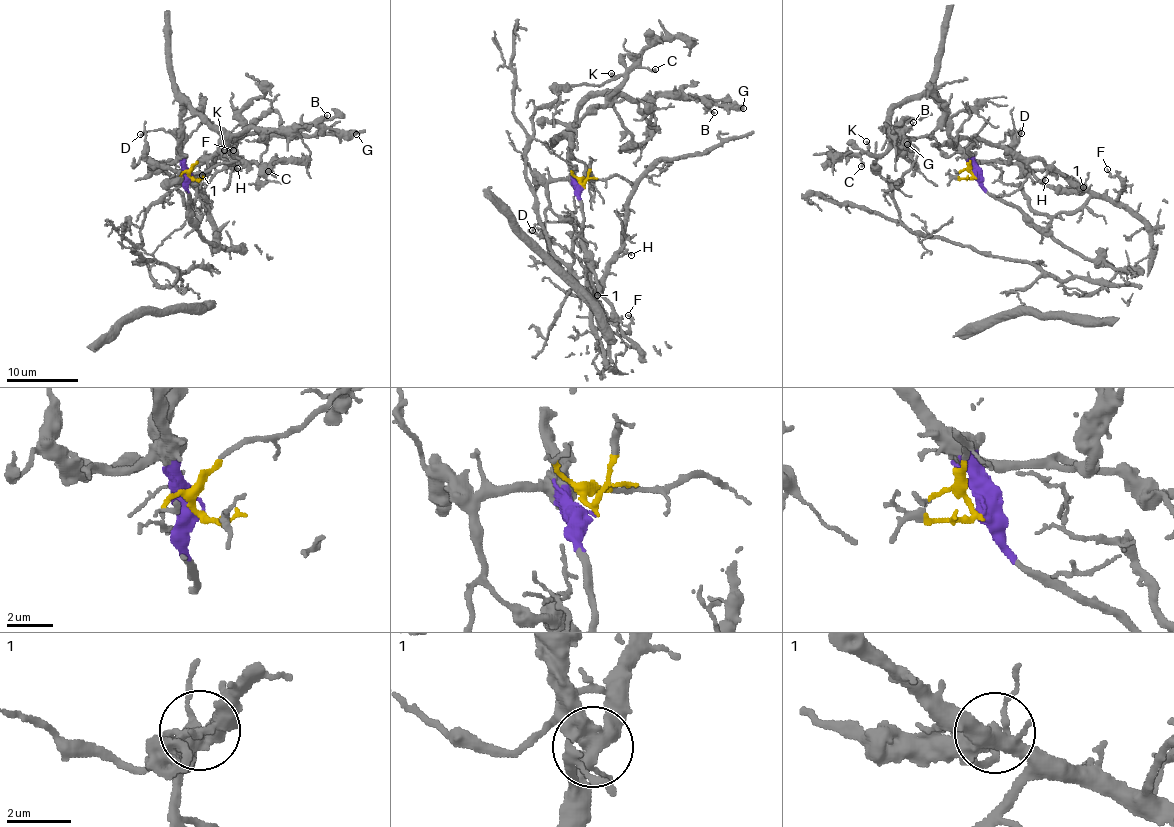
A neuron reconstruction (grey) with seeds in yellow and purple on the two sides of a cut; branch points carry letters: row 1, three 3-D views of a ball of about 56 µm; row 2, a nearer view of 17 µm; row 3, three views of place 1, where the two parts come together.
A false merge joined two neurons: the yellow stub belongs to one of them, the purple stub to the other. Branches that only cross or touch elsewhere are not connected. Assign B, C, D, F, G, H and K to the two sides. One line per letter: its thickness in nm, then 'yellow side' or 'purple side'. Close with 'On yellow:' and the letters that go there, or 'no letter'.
B: calibre 150 nm; purple side
C: calibre 220 nm; purple side
D: calibre 130 nm; purple side
F: calibre 160 nm; yellow side
G: calibre 600 nm; purple side
H: calibre 90 nm; yellow side
K: calibre 150 nm; purple side
On yellow: F, H

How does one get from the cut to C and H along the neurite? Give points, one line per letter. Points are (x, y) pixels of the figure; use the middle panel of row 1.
C: (581, 186), (576, 182), (569, 154), (569, 138), (576, 109), (590, 97), (607, 97), (634, 69), (656, 68)
H: (581, 186), (581, 181), (620, 175), (632, 186), (624, 245), (618, 251), (619, 255), (631, 254)

